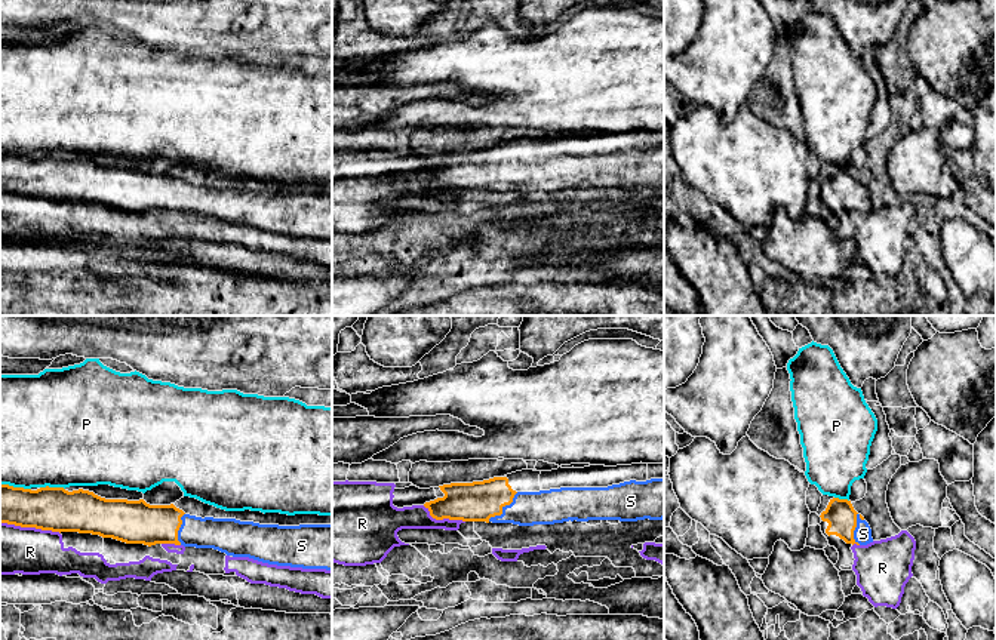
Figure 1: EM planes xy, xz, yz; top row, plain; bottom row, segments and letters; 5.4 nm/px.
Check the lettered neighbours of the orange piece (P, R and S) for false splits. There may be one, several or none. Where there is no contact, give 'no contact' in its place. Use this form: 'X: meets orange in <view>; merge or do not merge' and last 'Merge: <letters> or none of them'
P: meets orange in xy; do not merge
R: meets orange in xy; do not merge
S: meets orange in xz; merge
Merge: S

